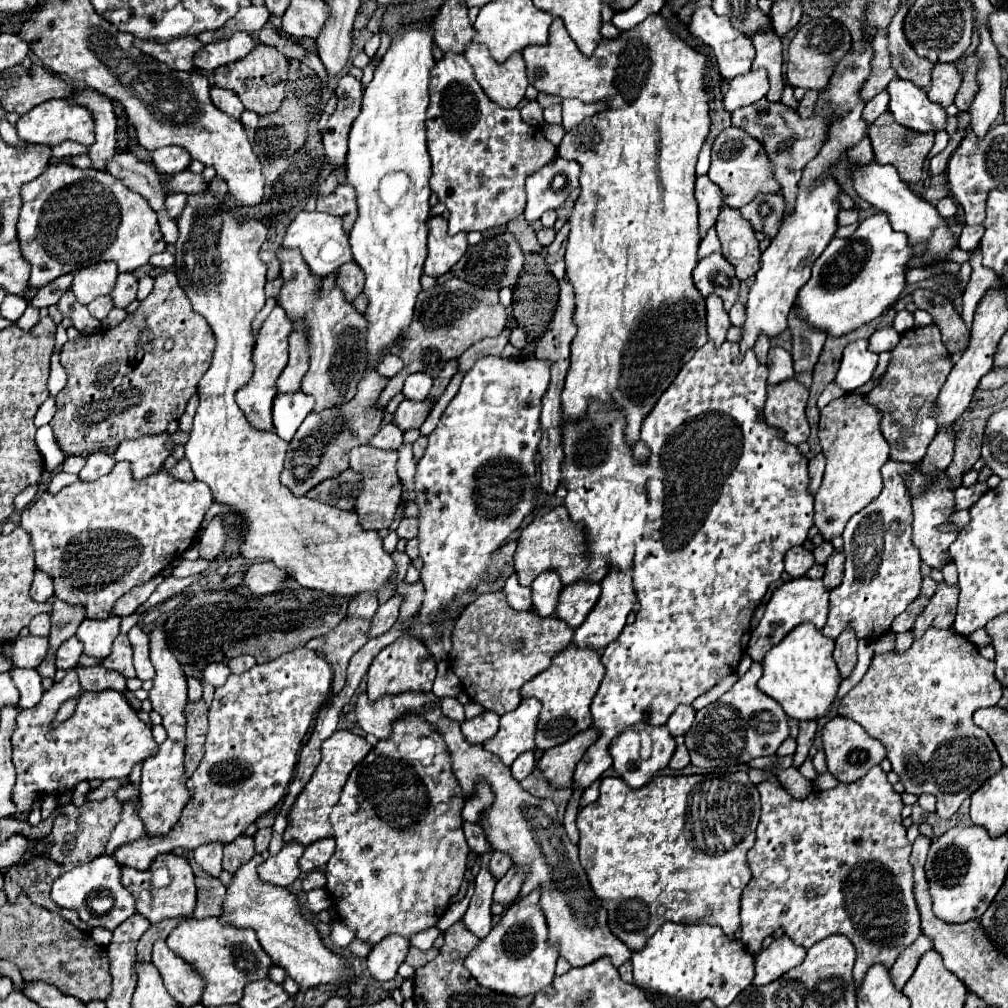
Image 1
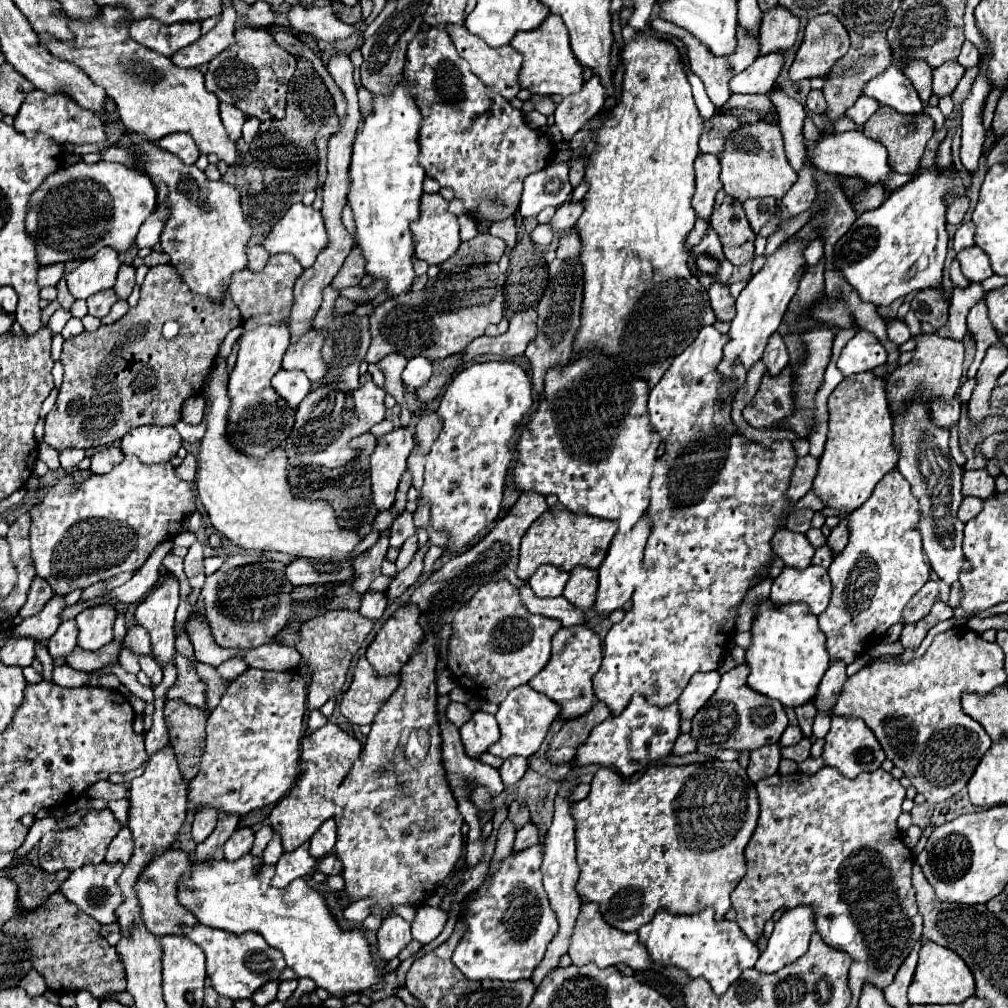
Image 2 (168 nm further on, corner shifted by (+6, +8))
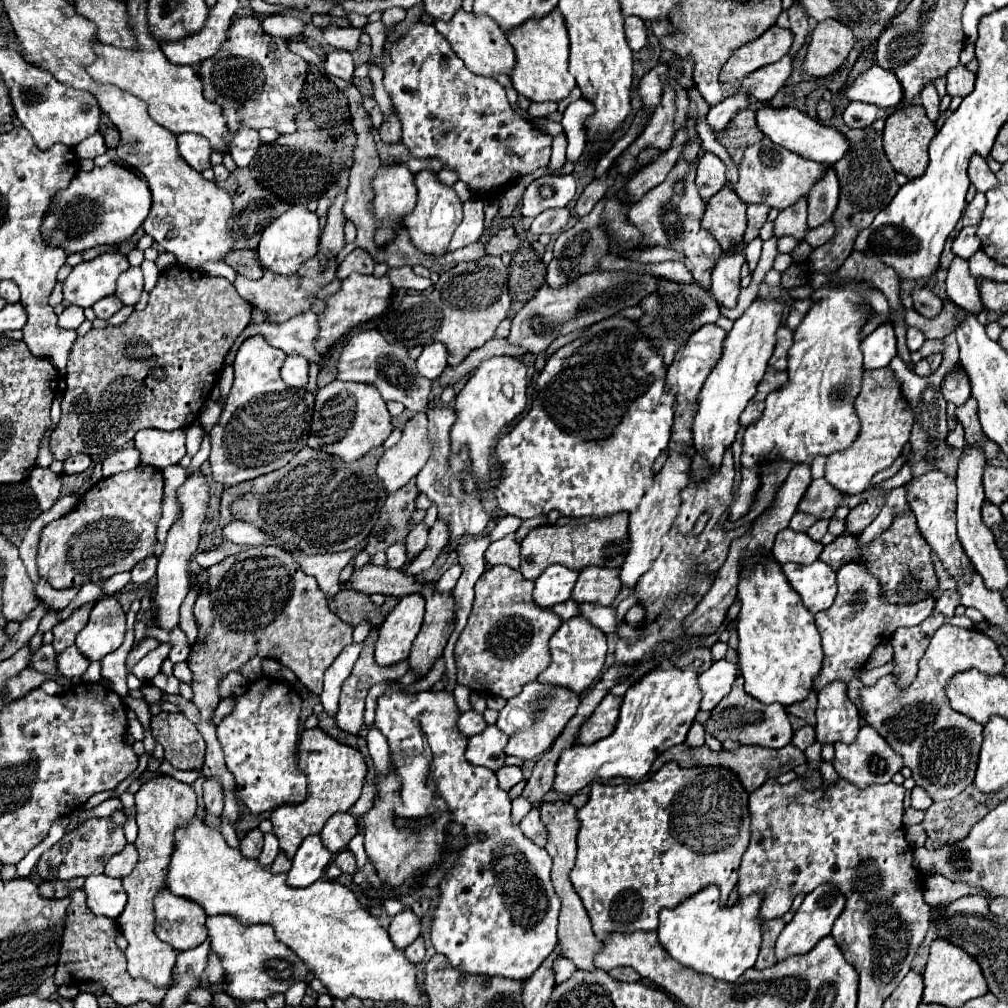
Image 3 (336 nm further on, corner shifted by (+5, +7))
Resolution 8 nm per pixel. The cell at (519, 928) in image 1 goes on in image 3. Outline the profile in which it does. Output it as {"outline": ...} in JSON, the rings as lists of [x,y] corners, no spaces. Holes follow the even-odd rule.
{"outline":[[[392,685],[384,695],[376,701],[376,727],[384,733],[390,745],[390,757],[394,769],[402,777],[402,785],[398,791],[398,805],[394,813],[402,819],[424,819],[436,813],[450,813],[452,821],[464,827],[466,847],[460,851],[460,857],[444,875],[438,885],[440,897],[432,915],[432,947],[436,953],[448,957],[450,965],[464,973],[478,975],[500,975],[506,979],[528,979],[544,959],[556,947],[556,929],[558,929],[558,913],[560,899],[554,893],[550,881],[552,859],[546,849],[534,845],[516,823],[512,823],[512,807],[506,791],[498,787],[496,773],[484,767],[470,765],[464,757],[468,747],[468,737],[458,731],[458,705],[452,693],[448,691],[420,691],[408,693],[406,689]],[[418,725],[418,731],[426,737],[426,743],[432,751],[432,761],[428,761],[420,751],[412,747],[412,729]],[[432,775],[432,783],[436,791],[426,785],[426,779]]]}

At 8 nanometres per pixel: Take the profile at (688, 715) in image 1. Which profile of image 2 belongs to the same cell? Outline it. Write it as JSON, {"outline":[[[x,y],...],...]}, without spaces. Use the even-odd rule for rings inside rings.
{"outline":[[[707,672],[707,674],[695,674],[687,688],[677,698],[677,706],[681,712],[681,720],[691,720],[695,712],[711,698],[711,694],[717,690],[721,680],[719,672]]]}

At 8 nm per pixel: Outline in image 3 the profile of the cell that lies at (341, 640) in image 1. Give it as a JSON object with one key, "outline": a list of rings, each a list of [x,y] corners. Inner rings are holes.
{"outline":[[[250,547],[244,549],[236,555],[226,557],[224,561],[220,561],[218,565],[212,565],[208,569],[208,577],[210,577],[210,601],[212,601],[212,613],[214,613],[214,627],[212,633],[206,641],[206,645],[196,651],[190,653],[190,669],[194,673],[194,683],[192,683],[192,691],[194,691],[194,699],[192,703],[200,709],[202,713],[202,721],[198,723],[198,731],[202,733],[204,741],[206,741],[206,763],[204,763],[204,777],[218,777],[220,783],[224,785],[224,807],[222,815],[228,821],[236,821],[238,819],[238,805],[236,805],[234,787],[234,777],[228,773],[226,765],[224,765],[224,753],[220,747],[220,741],[216,737],[216,727],[212,725],[212,713],[218,705],[218,683],[222,681],[222,677],[226,677],[230,671],[240,669],[250,657],[258,655],[258,657],[272,657],[276,661],[280,661],[284,667],[292,669],[298,677],[298,681],[312,693],[320,695],[322,693],[322,675],[324,671],[332,665],[332,661],[340,655],[340,651],[352,643],[352,625],[342,623],[336,615],[330,613],[328,603],[324,593],[320,591],[318,583],[314,577],[306,575],[300,565],[292,559],[292,555],[280,547]]]}

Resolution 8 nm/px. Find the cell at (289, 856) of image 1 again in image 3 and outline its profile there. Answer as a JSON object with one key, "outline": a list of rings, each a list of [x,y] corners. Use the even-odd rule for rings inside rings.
{"outline":[[[310,835],[302,841],[298,853],[294,855],[286,883],[290,887],[308,887],[322,877],[330,861],[332,853],[324,847],[320,835]]]}

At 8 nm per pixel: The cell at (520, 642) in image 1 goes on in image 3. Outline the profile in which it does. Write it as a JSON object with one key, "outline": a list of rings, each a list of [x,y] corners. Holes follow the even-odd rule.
{"outline":[[[506,565],[484,571],[476,583],[476,599],[468,625],[454,647],[458,685],[486,697],[500,695],[512,699],[548,667],[548,641],[562,619],[552,609],[540,609],[532,599],[532,589],[534,581],[524,579],[520,571]]]}

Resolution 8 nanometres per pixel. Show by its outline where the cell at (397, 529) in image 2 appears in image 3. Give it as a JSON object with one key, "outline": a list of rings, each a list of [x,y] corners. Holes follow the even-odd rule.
{"outline":[[[402,541],[396,543],[396,545],[390,545],[390,547],[386,549],[386,557],[388,557],[386,567],[402,569],[402,567],[406,565],[406,547],[402,545]]]}

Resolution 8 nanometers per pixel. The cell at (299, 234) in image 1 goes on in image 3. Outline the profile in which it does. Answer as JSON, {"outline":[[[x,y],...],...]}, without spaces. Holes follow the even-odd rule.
{"outline":[[[294,205],[286,213],[282,213],[278,219],[274,219],[262,233],[260,245],[258,245],[258,257],[264,269],[280,275],[294,275],[298,267],[316,255],[318,251],[318,215],[310,213],[304,205]]]}

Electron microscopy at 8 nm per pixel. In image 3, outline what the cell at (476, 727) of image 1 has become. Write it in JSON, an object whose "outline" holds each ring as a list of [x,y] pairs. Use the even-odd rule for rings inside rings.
{"outline":[[[490,725],[484,733],[470,737],[466,759],[472,765],[482,765],[492,771],[498,771],[500,767],[504,767],[506,743],[508,743],[508,735],[502,733],[496,725]]]}

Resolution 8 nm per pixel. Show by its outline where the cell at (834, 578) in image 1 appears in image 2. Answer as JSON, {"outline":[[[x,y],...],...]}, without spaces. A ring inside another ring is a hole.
{"outline":[[[841,520],[839,522],[839,526],[835,526],[833,530],[831,530],[831,536],[827,538],[827,546],[831,548],[831,552],[837,556],[845,546],[847,546],[847,524],[845,524],[845,520]]]}

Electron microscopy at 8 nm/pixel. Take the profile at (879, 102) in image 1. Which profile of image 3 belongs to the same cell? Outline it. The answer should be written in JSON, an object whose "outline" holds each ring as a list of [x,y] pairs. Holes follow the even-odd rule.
{"outline":[[[848,103],[848,107],[844,109],[844,123],[848,127],[868,127],[872,125],[876,119],[884,117],[884,109],[876,107],[876,105],[868,105],[868,103]]]}

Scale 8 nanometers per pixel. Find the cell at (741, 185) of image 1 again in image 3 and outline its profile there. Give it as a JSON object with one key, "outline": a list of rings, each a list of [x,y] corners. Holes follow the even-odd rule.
{"outline":[[[764,137],[760,143],[748,147],[744,153],[744,161],[740,163],[740,181],[736,183],[736,195],[744,203],[764,203],[782,211],[794,205],[798,199],[808,197],[810,189],[826,175],[828,169],[830,165],[808,161],[798,153],[790,153],[790,149],[784,149]]]}

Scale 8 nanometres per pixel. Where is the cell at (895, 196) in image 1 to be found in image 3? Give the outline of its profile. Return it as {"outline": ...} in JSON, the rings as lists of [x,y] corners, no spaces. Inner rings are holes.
{"outline":[[[762,105],[756,111],[756,125],[760,127],[760,131],[776,145],[782,145],[806,159],[818,161],[818,163],[826,163],[826,165],[834,165],[838,159],[842,159],[842,155],[848,151],[848,139],[838,133],[834,127],[822,125],[820,121],[812,119],[810,115],[802,113],[800,109],[794,107],[770,107],[770,105]]]}

